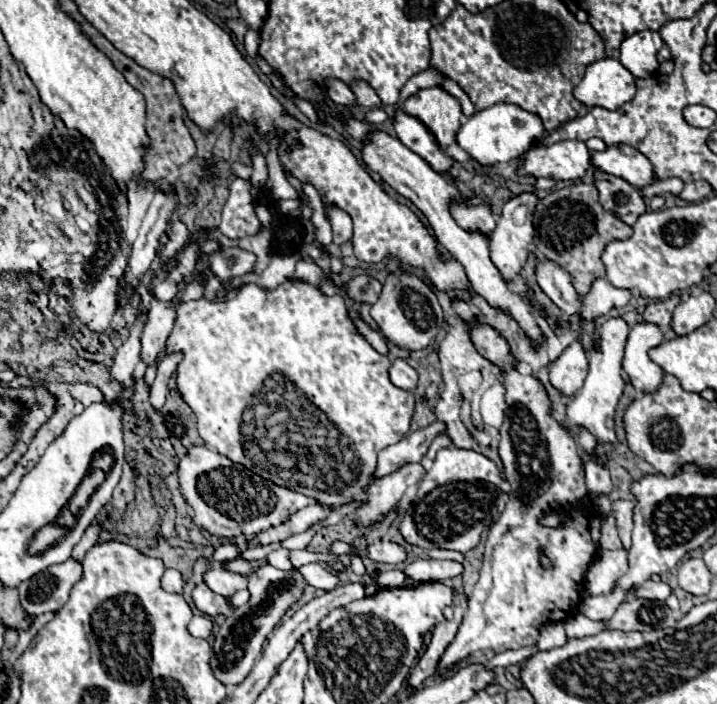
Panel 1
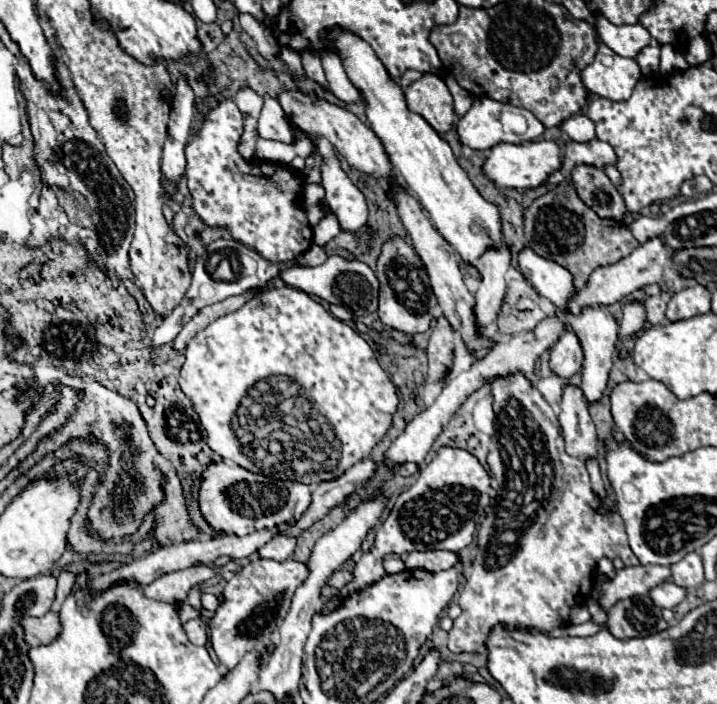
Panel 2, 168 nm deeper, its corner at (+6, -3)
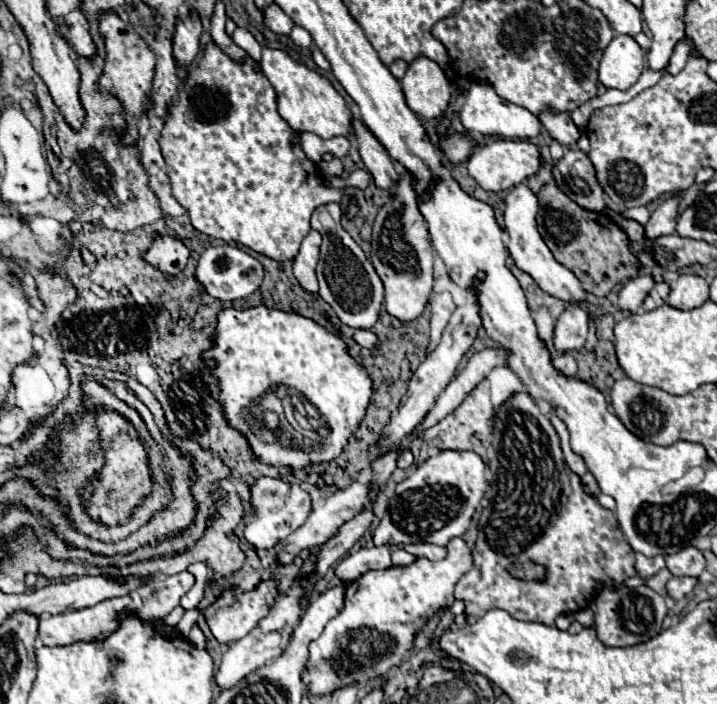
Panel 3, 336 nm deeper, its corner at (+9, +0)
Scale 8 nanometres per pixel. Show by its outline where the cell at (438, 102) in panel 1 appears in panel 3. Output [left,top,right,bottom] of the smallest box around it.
[402,56,452,120]

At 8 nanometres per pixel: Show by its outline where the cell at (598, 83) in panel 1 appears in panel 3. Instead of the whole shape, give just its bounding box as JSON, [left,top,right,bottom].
[598,36,646,90]

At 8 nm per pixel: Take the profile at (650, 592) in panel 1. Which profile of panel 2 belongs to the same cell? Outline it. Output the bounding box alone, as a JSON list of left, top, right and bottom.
[649,581,687,609]

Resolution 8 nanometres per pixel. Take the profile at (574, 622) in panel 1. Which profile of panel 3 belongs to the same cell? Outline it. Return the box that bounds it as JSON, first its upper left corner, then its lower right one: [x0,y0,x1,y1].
[636,554,664,578]

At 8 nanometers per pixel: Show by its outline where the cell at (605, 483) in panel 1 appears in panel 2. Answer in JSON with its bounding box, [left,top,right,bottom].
[559,385,597,463]

